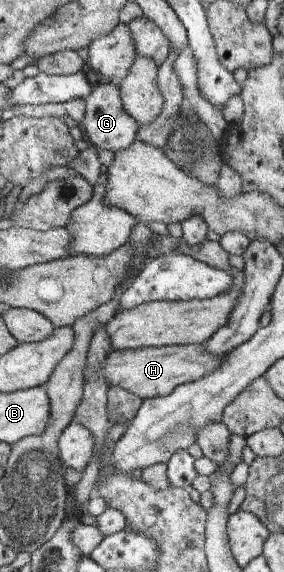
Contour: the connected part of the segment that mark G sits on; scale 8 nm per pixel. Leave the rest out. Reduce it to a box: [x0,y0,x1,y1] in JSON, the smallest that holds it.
[78,80,140,152]

